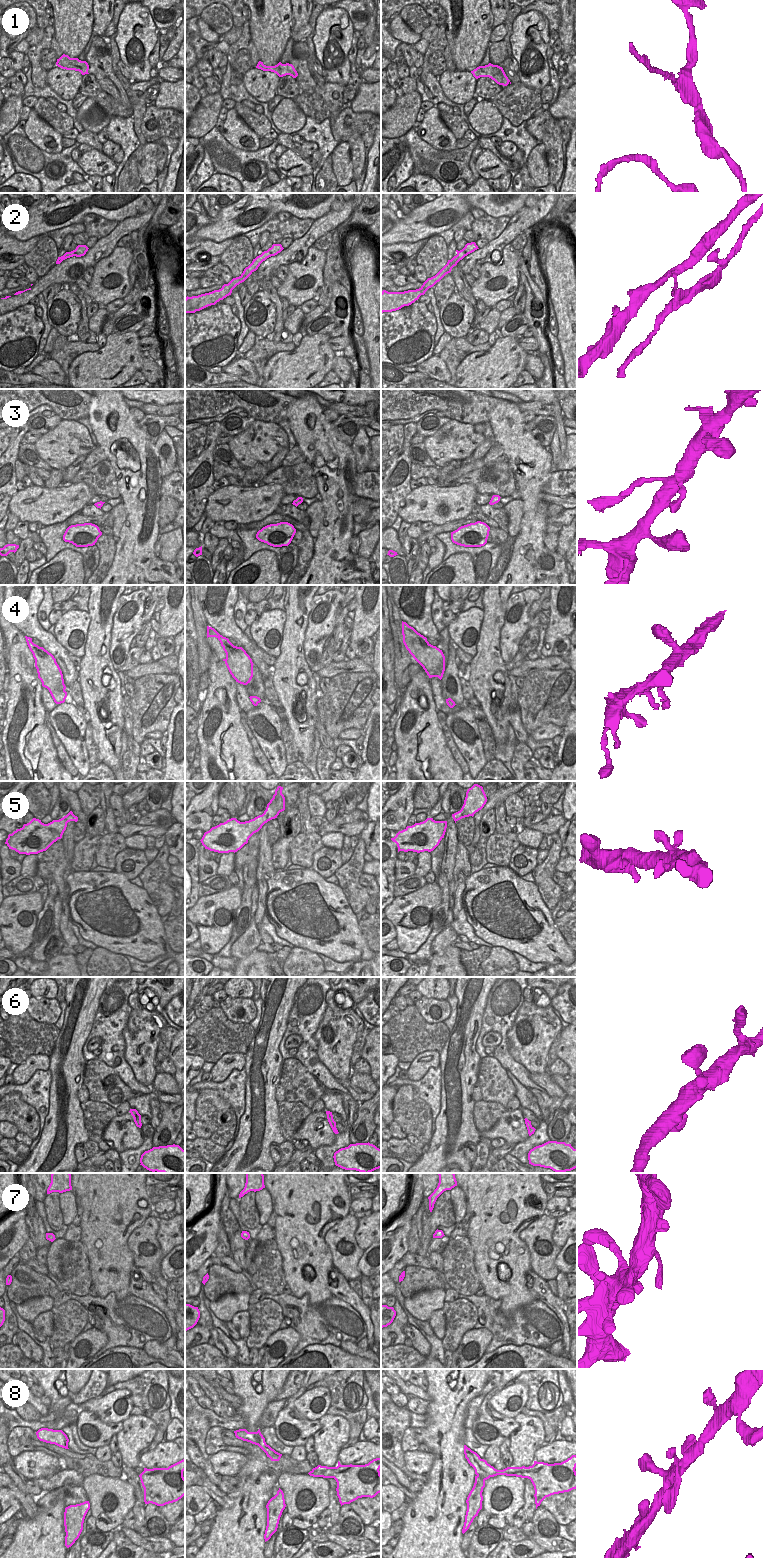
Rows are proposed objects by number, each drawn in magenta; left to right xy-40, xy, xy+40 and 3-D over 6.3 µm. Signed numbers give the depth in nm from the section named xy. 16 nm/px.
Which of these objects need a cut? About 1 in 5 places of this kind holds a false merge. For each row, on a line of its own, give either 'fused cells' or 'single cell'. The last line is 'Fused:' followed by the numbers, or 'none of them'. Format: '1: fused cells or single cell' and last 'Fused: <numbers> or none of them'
1: fused cells
2: single cell
3: single cell
4: single cell
5: single cell
6: single cell
7: single cell
8: single cell
Fused: 1

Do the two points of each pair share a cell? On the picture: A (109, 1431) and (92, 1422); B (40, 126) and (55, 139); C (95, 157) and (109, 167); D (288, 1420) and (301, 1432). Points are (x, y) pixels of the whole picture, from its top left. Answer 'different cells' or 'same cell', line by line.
A: same cell
B: same cell
C: same cell
D: same cell

